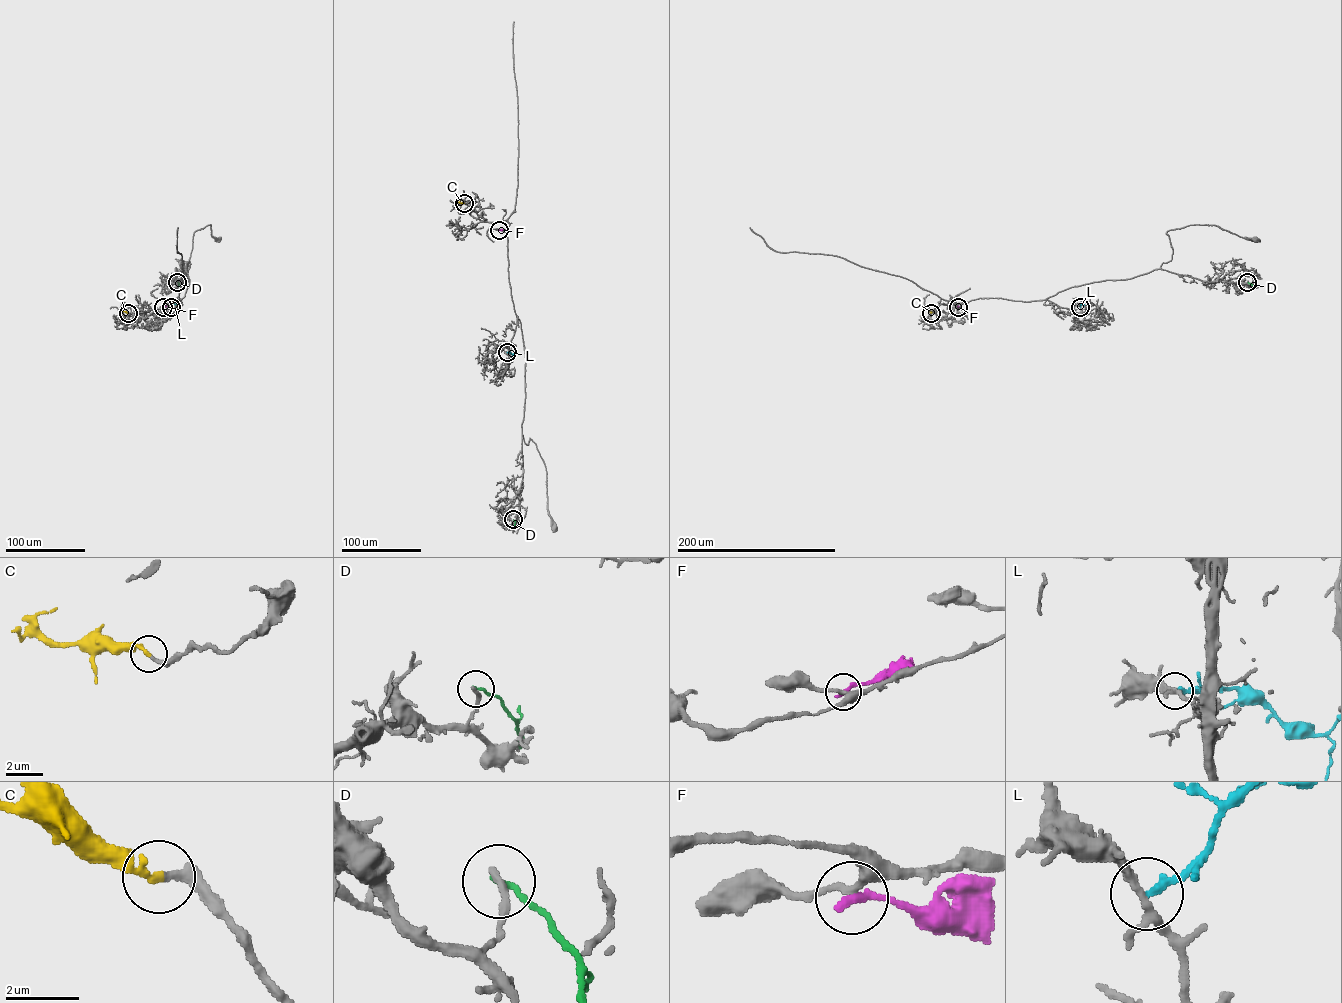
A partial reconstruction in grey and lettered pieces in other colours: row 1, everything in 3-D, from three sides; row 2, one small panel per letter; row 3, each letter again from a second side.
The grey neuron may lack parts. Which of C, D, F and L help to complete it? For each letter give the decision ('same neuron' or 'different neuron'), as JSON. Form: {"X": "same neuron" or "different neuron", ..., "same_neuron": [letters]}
{"C": "same neuron", "D": "different neuron", "F": "different neuron", "L": "different neuron", "same_neuron": ["C"]}

